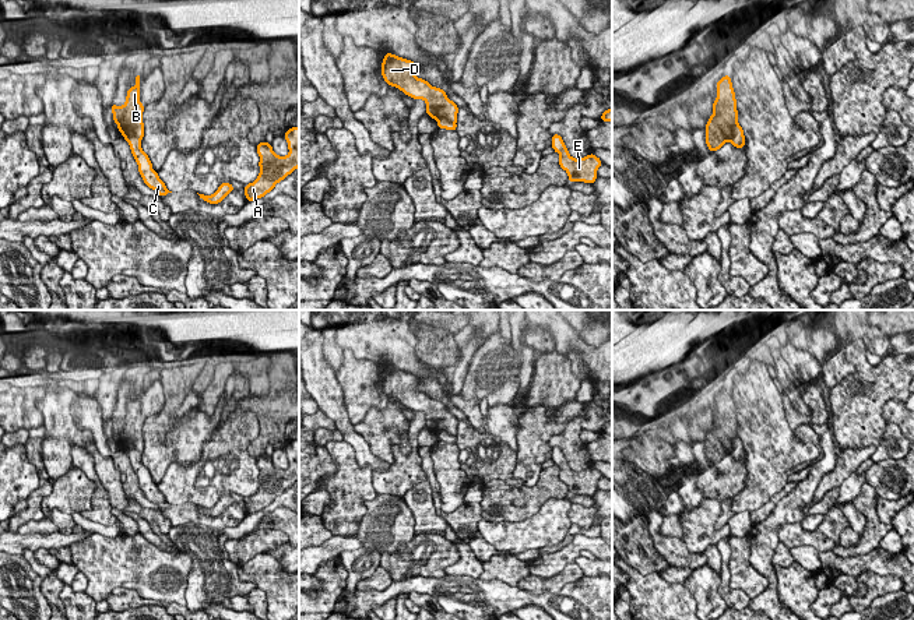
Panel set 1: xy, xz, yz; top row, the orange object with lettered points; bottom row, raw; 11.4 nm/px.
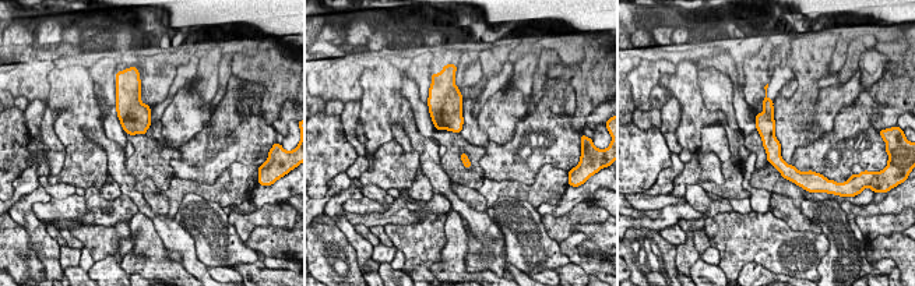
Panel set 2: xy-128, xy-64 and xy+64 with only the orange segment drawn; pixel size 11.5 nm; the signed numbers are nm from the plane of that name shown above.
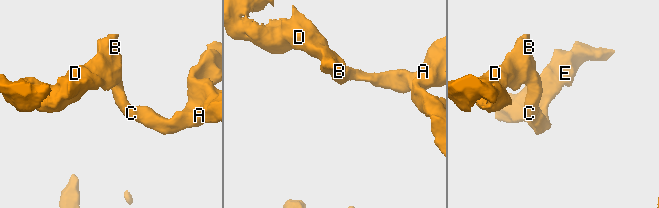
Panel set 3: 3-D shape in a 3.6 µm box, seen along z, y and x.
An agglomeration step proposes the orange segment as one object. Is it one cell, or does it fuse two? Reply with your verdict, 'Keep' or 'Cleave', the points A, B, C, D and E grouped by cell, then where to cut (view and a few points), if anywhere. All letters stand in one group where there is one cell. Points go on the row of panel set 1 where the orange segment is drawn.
Cleave. Groups: A C E / B D. Split along xy (126, 130), (130, 129), (140, 140)

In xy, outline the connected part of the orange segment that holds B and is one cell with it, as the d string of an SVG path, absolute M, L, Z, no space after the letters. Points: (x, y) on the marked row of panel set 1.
M140 75L136 77L136 85L127 89L126 103L116 106L112 103L113 121L126 138L127 130L131 128L134 135L144 138L143 112L144 105L140 102Z

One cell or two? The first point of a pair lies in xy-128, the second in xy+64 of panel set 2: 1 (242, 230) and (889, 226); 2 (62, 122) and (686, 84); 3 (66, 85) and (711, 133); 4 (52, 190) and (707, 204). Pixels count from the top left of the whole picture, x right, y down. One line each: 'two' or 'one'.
1: one
2: one
3: two
4: one

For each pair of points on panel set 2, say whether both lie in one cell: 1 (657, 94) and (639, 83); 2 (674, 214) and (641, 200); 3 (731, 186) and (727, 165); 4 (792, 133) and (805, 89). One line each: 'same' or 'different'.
1: different
2: different
3: same
4: same

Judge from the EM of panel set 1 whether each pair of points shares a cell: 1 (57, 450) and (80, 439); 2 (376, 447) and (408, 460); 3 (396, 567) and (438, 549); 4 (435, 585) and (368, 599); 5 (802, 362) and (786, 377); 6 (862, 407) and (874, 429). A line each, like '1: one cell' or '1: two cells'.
1: one cell
2: two cells
3: one cell
4: one cell
5: two cells
6: one cell

